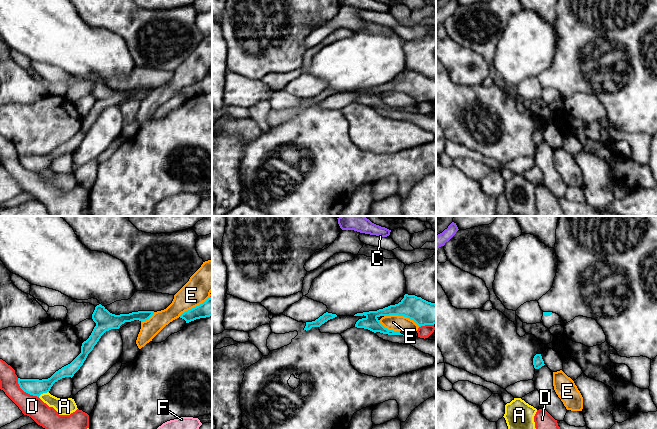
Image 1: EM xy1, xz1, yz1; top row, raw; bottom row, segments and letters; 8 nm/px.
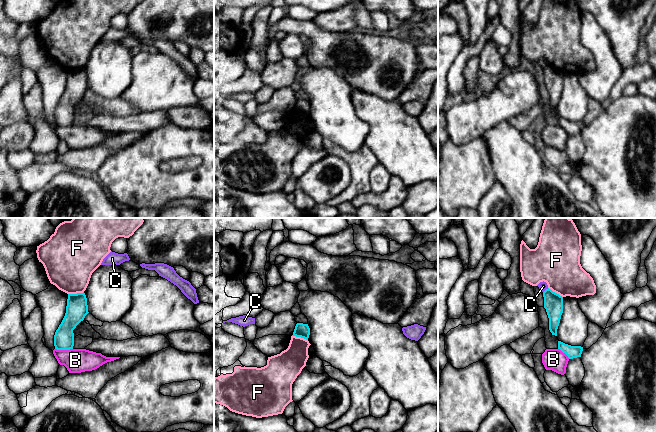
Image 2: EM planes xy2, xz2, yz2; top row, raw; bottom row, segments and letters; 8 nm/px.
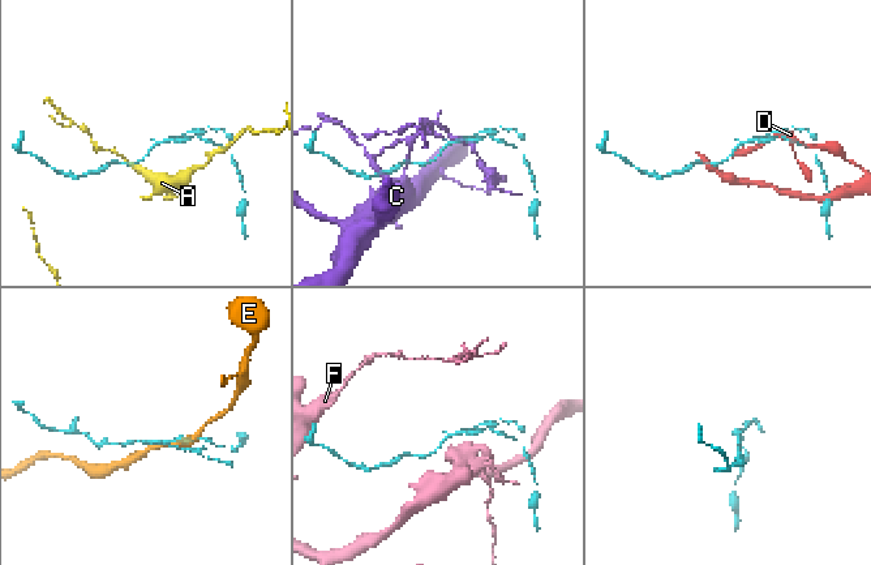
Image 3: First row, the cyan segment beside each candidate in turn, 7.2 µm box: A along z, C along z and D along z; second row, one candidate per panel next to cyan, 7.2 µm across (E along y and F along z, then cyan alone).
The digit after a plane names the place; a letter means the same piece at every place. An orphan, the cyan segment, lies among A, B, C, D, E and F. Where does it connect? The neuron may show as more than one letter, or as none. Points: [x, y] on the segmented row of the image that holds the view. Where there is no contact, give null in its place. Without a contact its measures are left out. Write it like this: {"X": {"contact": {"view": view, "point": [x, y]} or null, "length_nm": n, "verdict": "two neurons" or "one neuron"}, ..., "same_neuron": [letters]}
{"A": {"contact": {"view": "xy1", "point": [43, 392]}, "length_nm": 100, "verdict": "two neurons"}, "B": {"contact": {"view": "xy2", "point": [64, 349]}, "length_nm": 140, "verdict": "two neurons"}, "C": {"contact": {"view": "yz2", "point": [545, 290]}, "length_nm": 60, "verdict": "two neurons"}, "D": {"contact": {"view": "xy1", "point": [25, 391]}, "length_nm": 240, "verdict": "two neurons"}, "E": {"contact": {"view": "xz1", "point": [402, 315]}, "length_nm": 300, "verdict": "two neurons"}, "F": {"contact": {"view": "xy2", "point": [75, 294]}, "length_nm": 130, "verdict": "two neurons"}, "same_neuron": []}

